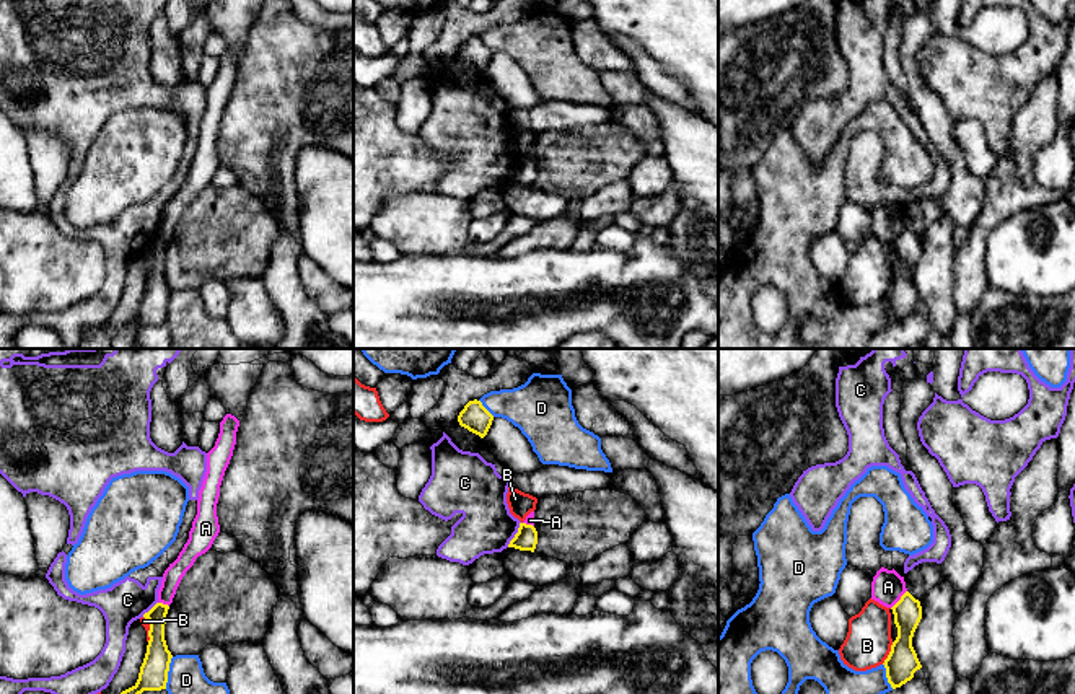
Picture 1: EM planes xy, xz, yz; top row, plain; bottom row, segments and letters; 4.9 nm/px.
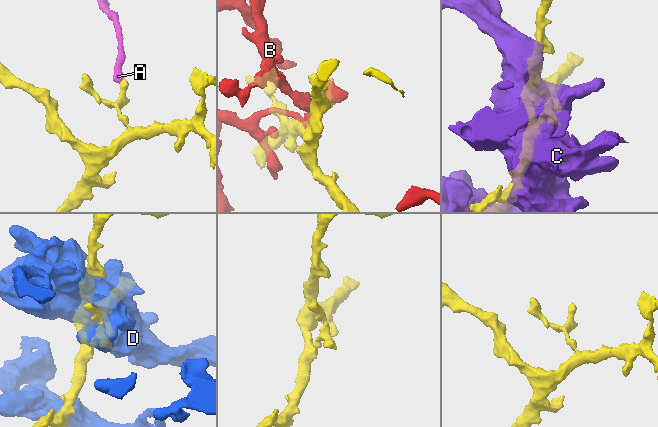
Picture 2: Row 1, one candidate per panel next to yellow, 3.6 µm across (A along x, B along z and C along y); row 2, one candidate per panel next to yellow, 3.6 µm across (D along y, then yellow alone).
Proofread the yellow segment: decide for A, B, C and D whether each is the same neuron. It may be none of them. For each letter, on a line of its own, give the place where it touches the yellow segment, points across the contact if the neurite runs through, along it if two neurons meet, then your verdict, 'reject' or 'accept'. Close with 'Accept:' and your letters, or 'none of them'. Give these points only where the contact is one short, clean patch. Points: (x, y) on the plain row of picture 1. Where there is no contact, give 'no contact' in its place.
A: contact yz (899, 235); border yz (906, 225), (891, 243); reject
B: contact yz (890, 289); reject
C: contact xz (515, 170); reject
D: contact xy (166, 308); reject
Accept: none of them

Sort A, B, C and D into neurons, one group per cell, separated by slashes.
A / B / C / D

